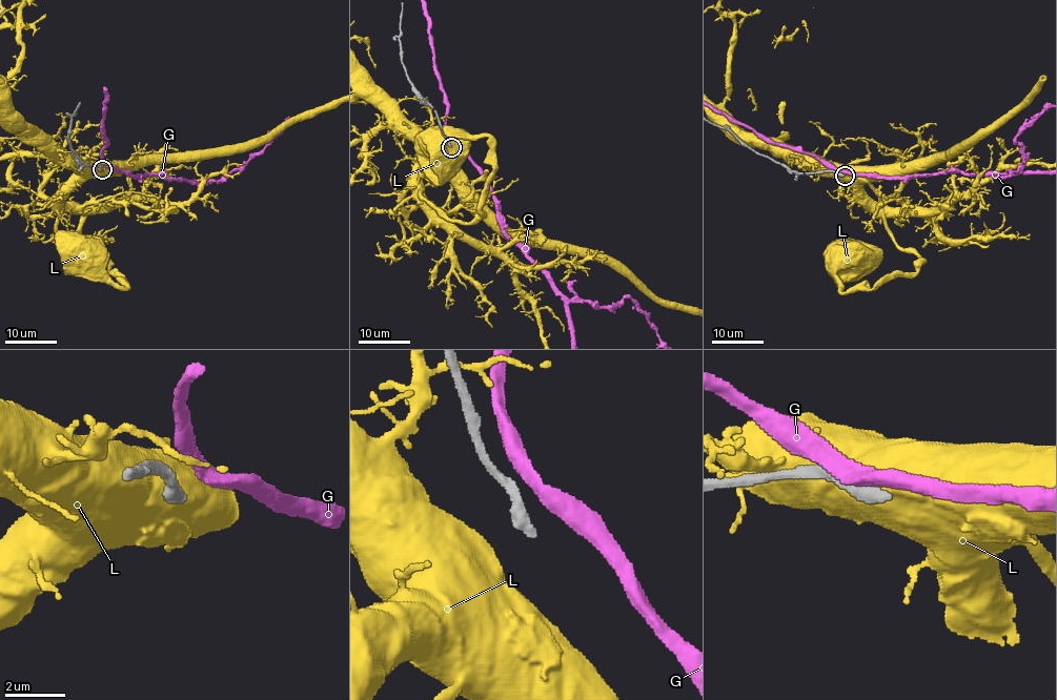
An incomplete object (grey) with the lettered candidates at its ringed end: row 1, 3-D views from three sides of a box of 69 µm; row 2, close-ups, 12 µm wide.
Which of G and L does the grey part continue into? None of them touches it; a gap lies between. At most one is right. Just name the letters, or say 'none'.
none

